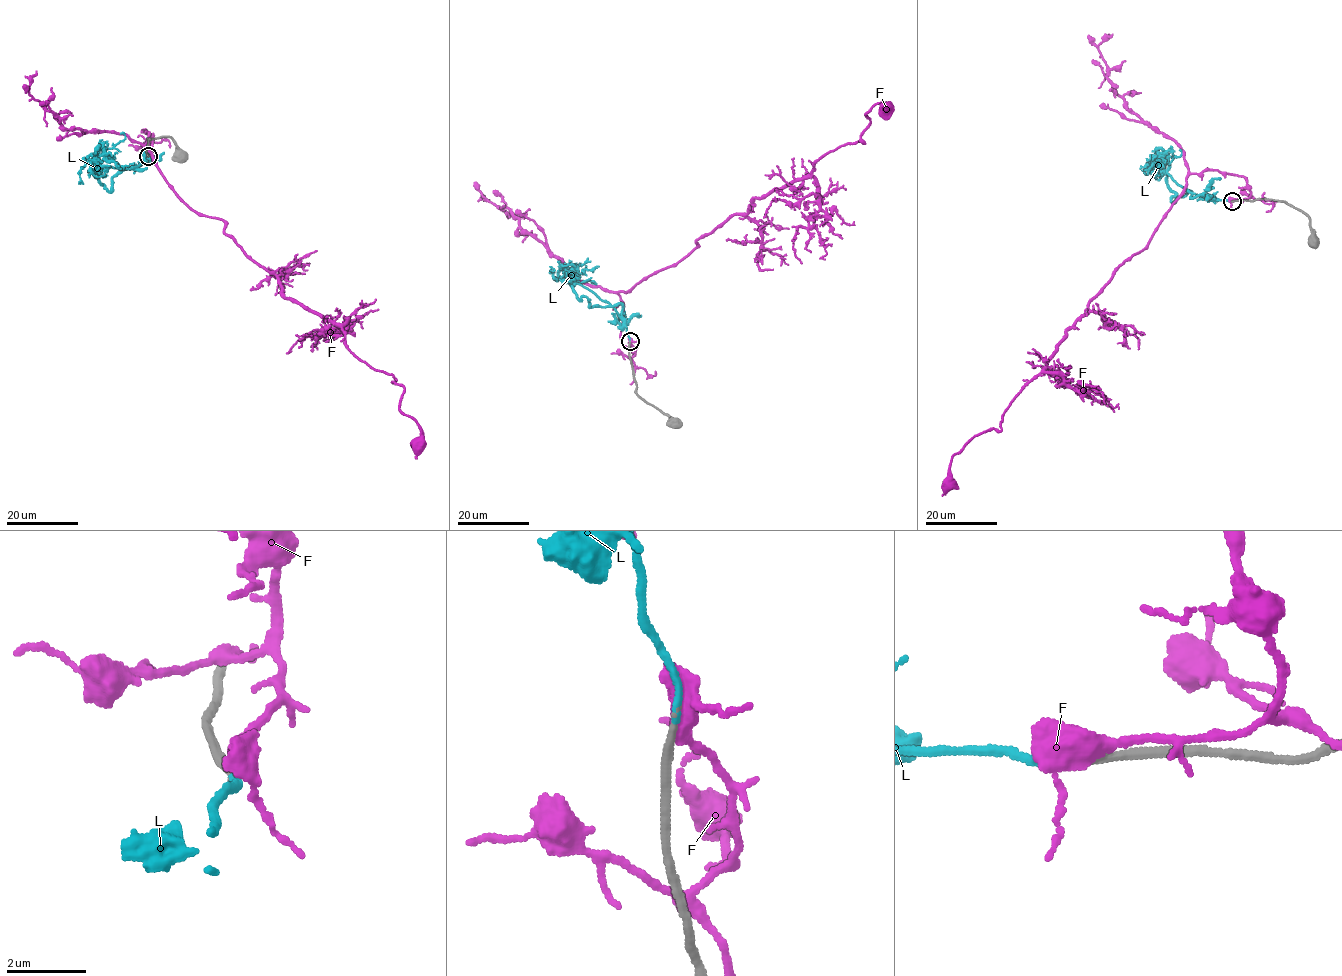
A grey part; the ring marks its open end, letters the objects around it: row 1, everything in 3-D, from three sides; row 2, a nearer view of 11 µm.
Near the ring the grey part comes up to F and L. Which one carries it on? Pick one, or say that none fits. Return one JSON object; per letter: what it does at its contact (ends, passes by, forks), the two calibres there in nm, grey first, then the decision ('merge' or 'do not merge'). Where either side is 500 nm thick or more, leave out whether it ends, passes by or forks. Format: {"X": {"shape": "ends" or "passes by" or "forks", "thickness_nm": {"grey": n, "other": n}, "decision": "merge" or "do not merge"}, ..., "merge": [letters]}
{"F": {"shape": "forks", "thickness_nm": {"grey": 190, "other": 440}, "decision": "do not merge"}, "L": {"shape": "ends", "thickness_nm": {"grey": 180, "other": 170}, "decision": "merge"}, "merge": ["L"]}

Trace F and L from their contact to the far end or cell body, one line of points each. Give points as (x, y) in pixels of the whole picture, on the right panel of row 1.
F: (1233, 200), (1251, 194), (1242, 176), (1189, 174), (1146, 248), (1069, 327), (1001, 430), (954, 454), (948, 485)
L: (1232, 201), (1211, 200), (1185, 189), (1166, 172), (1167, 162), (1164, 156), (1159, 163), (1152, 161), (1144, 173)

